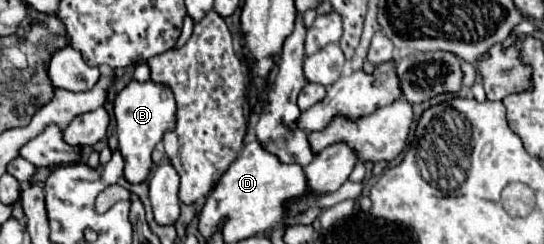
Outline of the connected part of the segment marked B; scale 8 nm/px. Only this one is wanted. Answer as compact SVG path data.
M130 80L126 88L118 92L114 100L114 116L116 116L120 152L126 160L124 176L128 182L138 184L142 180L148 180L150 168L152 168L150 154L154 146L162 140L164 132L174 128L174 112L176 112L174 94L170 94L168 86L158 86L158 82Z

